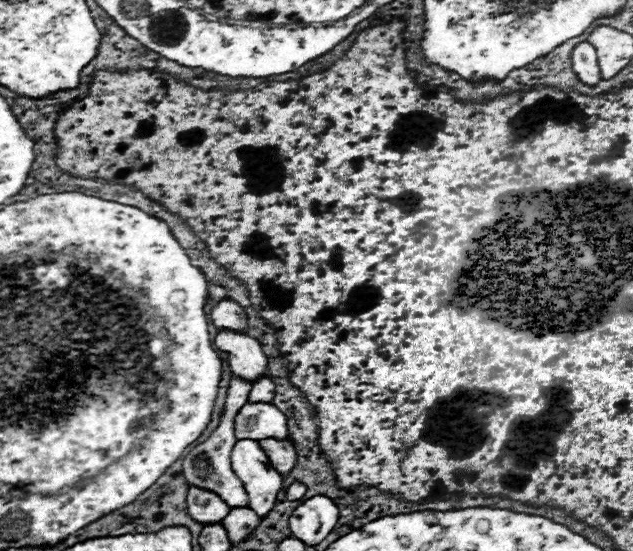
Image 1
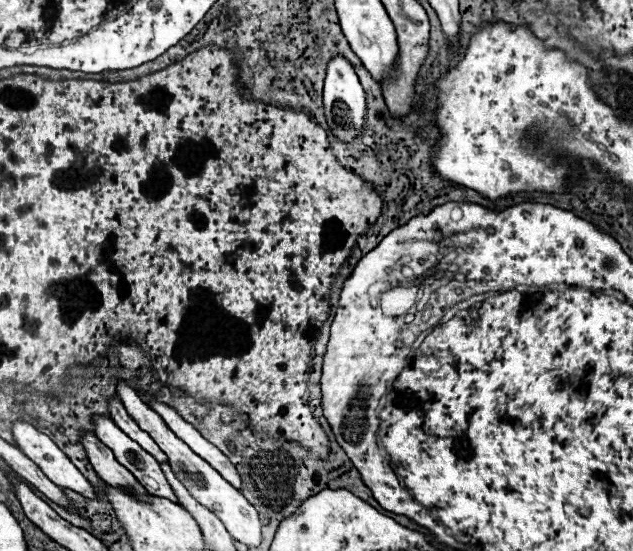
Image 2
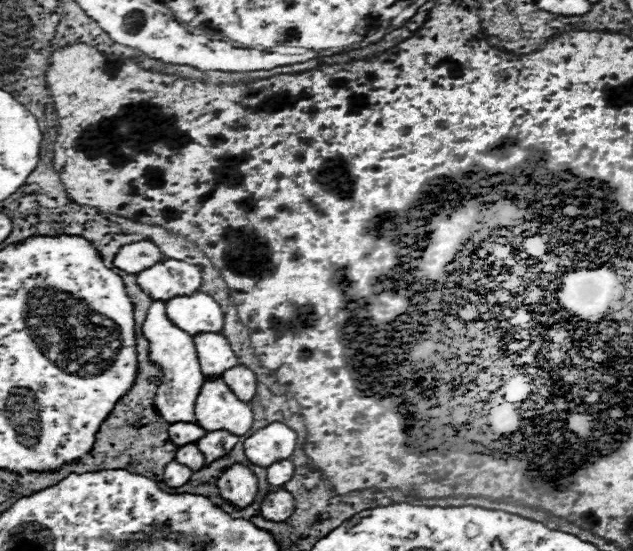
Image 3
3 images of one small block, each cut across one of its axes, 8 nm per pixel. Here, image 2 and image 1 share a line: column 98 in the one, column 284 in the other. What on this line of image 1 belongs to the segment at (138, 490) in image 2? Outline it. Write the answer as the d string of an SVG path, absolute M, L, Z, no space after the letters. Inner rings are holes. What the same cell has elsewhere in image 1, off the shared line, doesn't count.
M262 440L260 442L262 450L266 450L266 456L270 458L270 464L282 474L290 474L292 468L296 466L296 450L294 444L290 440L286 442L278 442L278 440Z

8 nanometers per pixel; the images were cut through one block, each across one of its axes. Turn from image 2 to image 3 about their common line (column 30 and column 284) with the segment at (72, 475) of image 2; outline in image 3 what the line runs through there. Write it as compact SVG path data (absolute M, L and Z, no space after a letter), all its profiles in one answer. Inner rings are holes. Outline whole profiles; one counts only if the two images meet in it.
M274 422L244 442L244 454L250 464L268 468L274 462L290 460L296 450L296 432L292 432L288 426Z

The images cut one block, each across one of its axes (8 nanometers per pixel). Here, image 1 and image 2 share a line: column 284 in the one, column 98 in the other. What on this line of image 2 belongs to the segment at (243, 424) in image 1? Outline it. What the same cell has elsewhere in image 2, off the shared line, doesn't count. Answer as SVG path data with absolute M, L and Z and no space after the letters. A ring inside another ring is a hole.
M94 416L94 424L100 442L104 442L114 452L118 462L122 462L122 466L126 466L138 478L138 482L146 488L148 494L178 502L158 462L150 454L146 454L146 450L142 450L134 440L122 434L122 430L118 430L118 426L110 418Z

